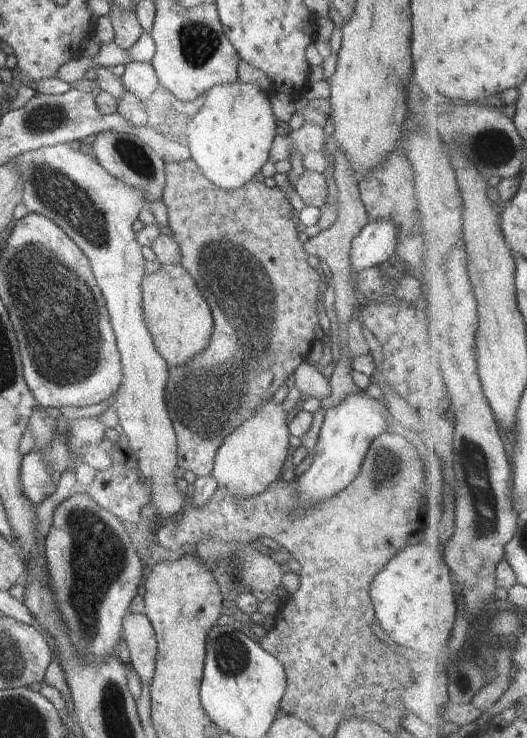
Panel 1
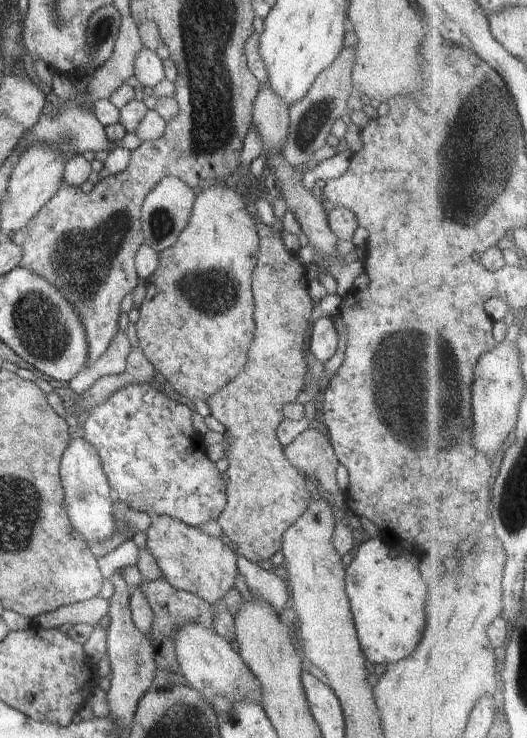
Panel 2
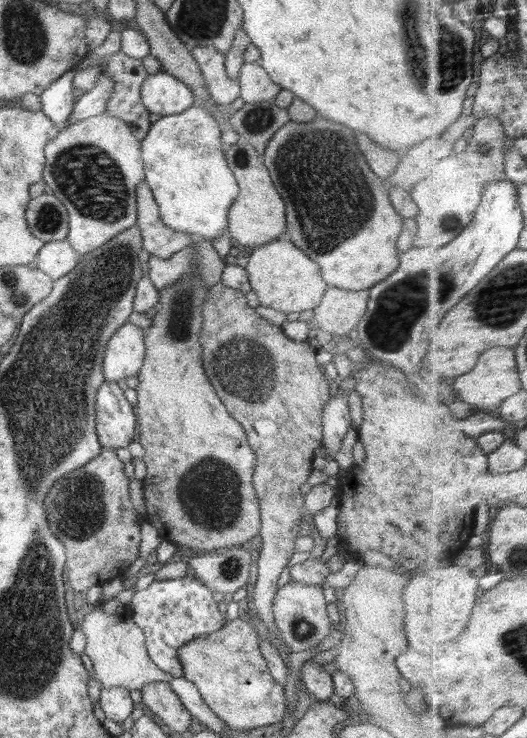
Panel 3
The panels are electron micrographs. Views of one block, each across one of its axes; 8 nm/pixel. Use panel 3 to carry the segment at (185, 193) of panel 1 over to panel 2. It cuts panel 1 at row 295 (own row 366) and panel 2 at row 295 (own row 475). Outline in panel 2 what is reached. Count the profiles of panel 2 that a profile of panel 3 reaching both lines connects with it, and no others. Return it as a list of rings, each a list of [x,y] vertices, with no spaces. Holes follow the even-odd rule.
[[[256,222],[256,230],[259,236],[259,256],[252,280],[256,336],[250,344],[248,362],[244,370],[206,402],[212,416],[224,426],[224,433],[230,442],[226,447],[228,451],[225,452],[229,464],[226,472],[228,480],[225,482],[227,503],[217,522],[223,533],[236,544],[238,553],[254,564],[270,560],[280,550],[284,532],[306,512],[311,500],[310,491],[306,488],[306,479],[288,462],[284,447],[276,437],[276,428],[284,419],[282,408],[288,403],[296,402],[296,396],[302,392],[304,386],[308,364],[302,352],[302,344],[314,310],[313,300],[308,295],[309,280],[306,278],[304,265],[298,262],[293,252],[286,250],[277,230],[262,222]]]

